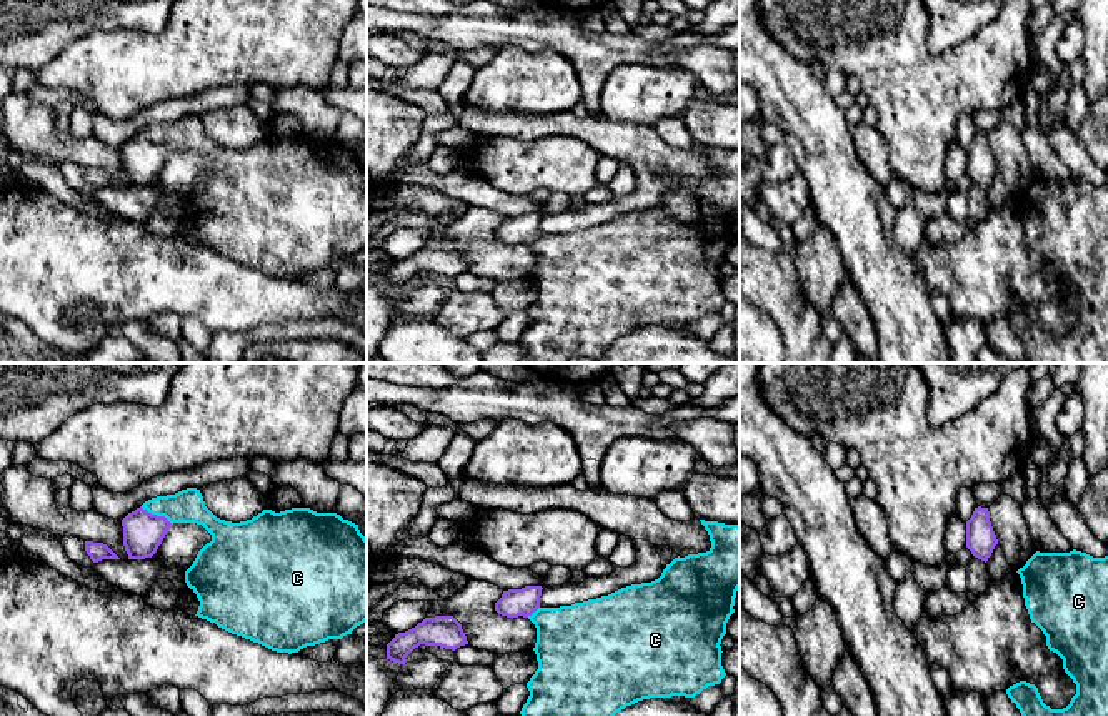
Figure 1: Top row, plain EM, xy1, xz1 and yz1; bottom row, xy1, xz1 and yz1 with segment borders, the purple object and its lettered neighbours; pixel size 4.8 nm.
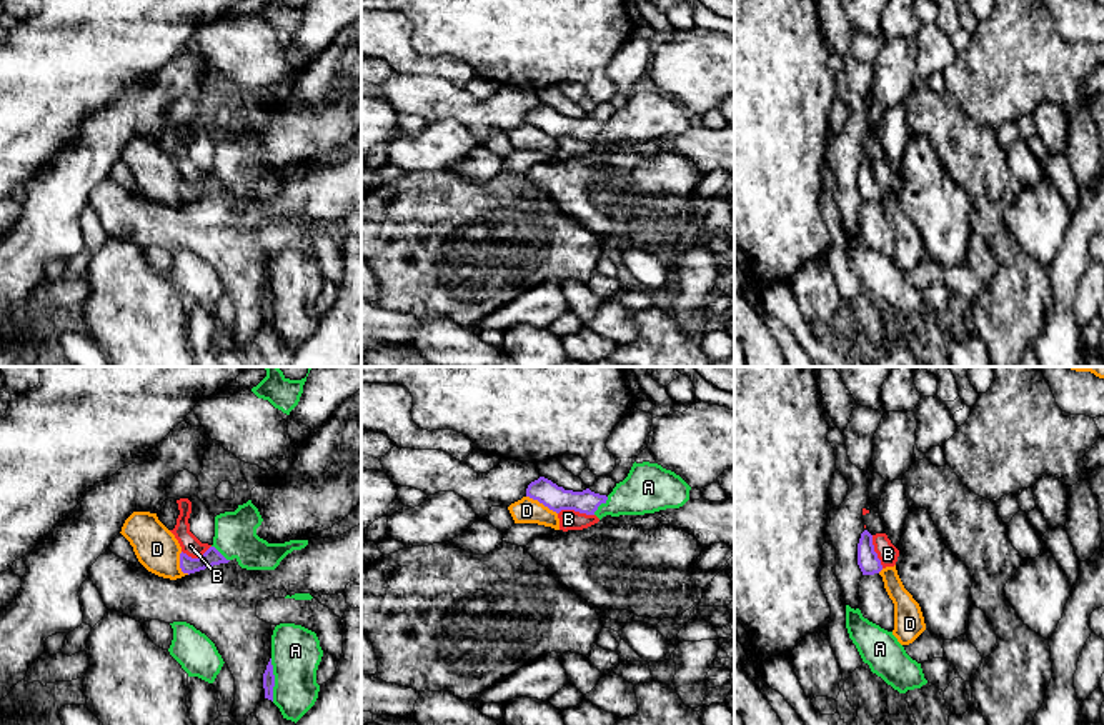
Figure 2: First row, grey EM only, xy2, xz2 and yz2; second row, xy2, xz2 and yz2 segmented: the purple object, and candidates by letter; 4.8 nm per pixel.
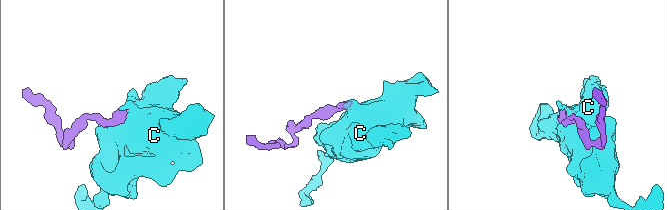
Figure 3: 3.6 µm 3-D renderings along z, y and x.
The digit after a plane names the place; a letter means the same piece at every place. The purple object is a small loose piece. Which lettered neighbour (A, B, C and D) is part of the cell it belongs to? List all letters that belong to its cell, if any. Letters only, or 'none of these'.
C

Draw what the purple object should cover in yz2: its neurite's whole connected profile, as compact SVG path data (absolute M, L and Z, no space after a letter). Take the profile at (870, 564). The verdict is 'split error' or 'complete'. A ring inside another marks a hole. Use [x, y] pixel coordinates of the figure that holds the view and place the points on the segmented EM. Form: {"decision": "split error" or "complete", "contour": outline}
{"decision": "complete", "contour": "M868 530L861 533L861 538L858 543L858 565L863 575L874 575L883 570L881 560L874 552L873 535Z"}

